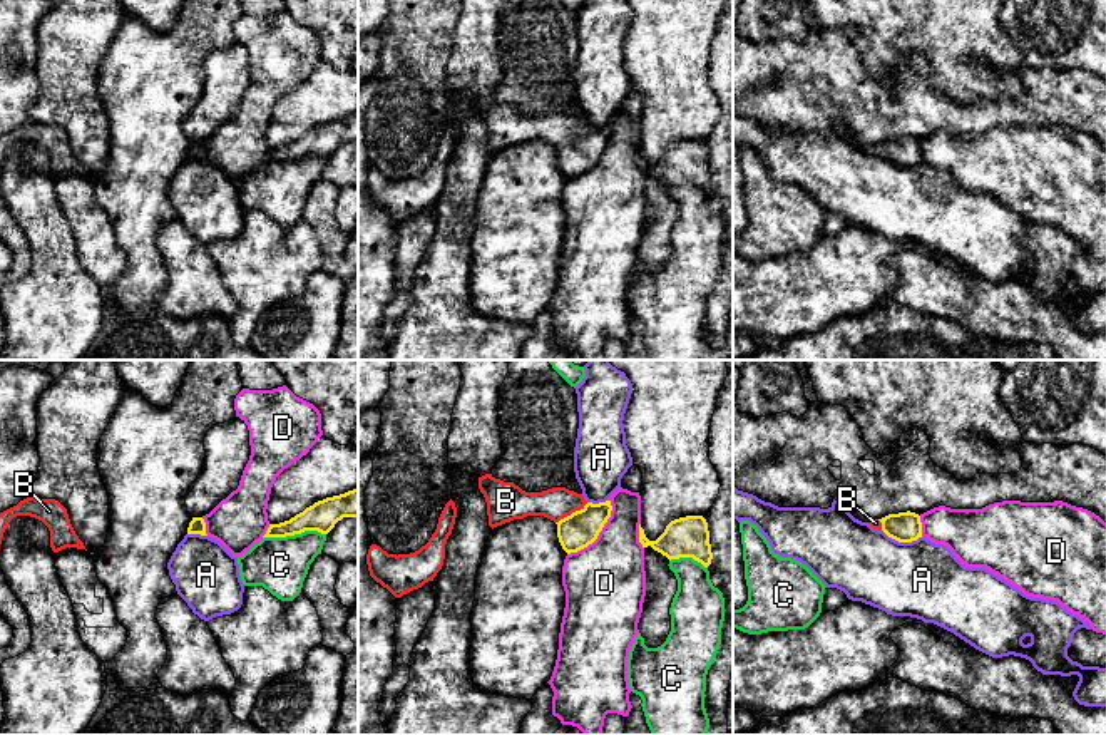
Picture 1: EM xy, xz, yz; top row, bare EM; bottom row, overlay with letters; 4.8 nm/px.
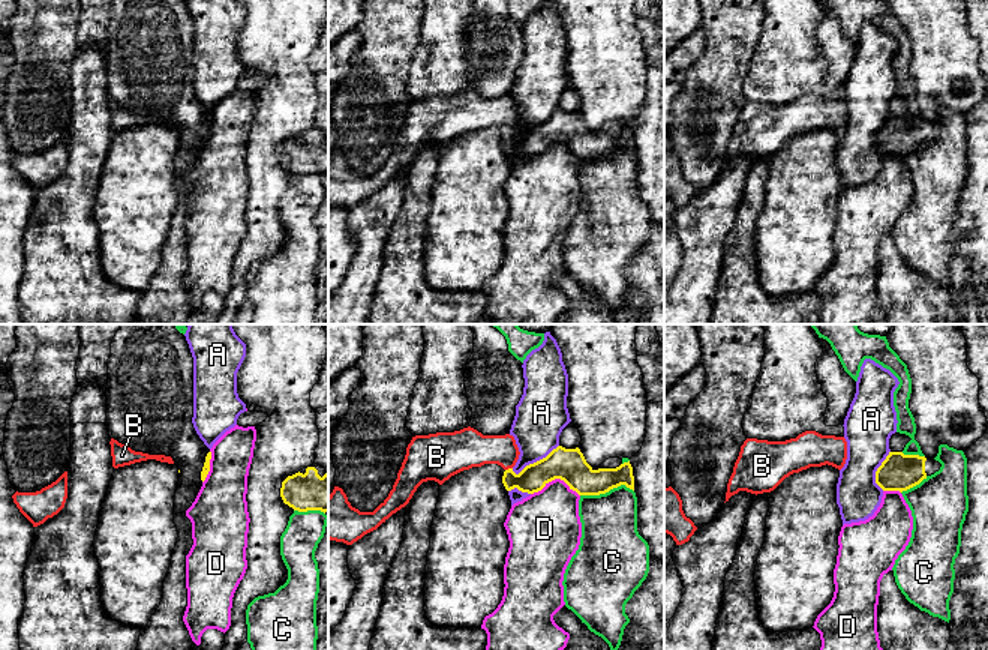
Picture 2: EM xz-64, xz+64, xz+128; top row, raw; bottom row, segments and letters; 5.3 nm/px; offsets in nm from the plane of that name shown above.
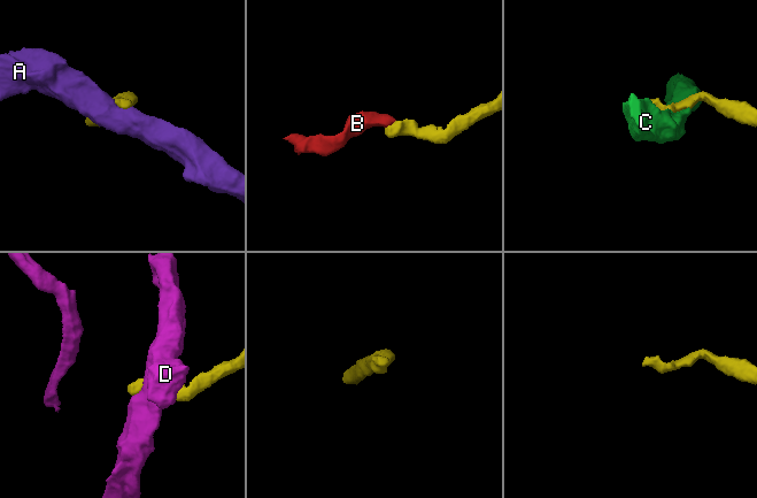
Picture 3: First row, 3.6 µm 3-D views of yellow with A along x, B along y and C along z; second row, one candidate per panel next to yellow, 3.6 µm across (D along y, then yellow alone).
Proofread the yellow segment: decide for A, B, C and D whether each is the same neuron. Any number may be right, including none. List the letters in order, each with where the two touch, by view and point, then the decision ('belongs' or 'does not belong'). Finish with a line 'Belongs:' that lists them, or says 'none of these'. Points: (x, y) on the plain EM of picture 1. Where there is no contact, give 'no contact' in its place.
A: contact yz (902, 166); does not belong
B: contact xz (573, 138); belongs
C: contact xy (293, 159); does not belong
D: contact xz (599, 156); does not belong
Belongs: B

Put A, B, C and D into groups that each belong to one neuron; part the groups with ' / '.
A / B / C / D

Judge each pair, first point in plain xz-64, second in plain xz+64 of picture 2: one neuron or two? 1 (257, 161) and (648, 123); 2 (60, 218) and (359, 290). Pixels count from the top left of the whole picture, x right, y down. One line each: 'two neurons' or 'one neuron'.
1: two neurons
2: two neurons

